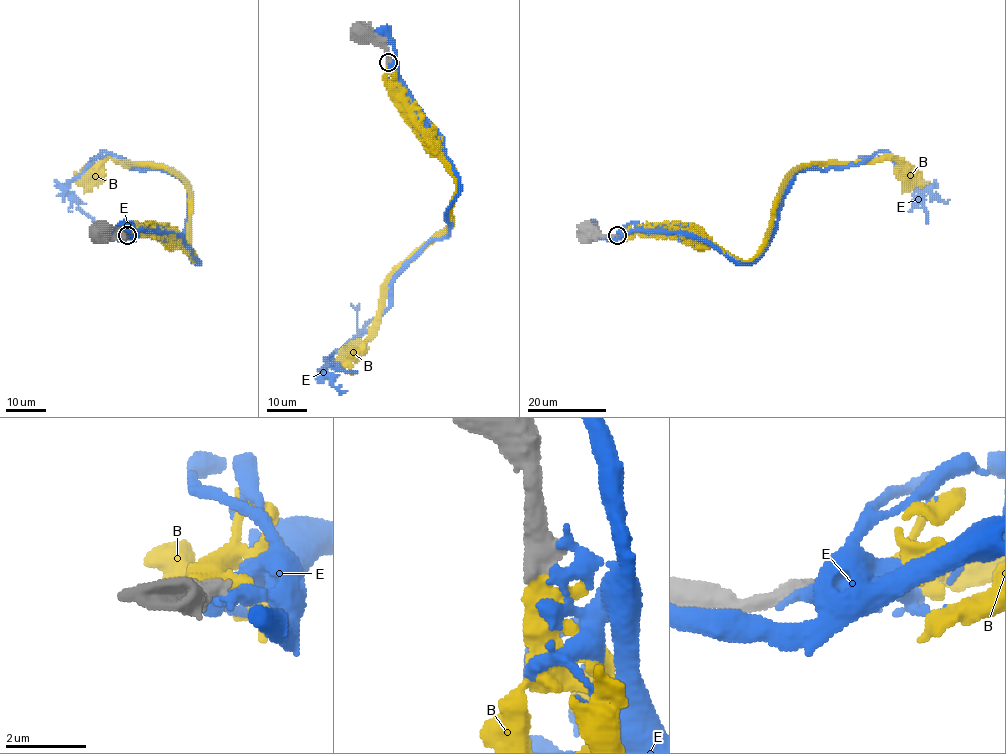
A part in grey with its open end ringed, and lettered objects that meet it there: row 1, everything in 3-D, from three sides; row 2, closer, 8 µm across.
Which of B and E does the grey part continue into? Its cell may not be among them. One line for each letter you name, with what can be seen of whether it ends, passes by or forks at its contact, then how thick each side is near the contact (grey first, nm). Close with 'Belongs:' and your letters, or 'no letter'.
B: it passes by | 550/320 nm
Belongs: B

